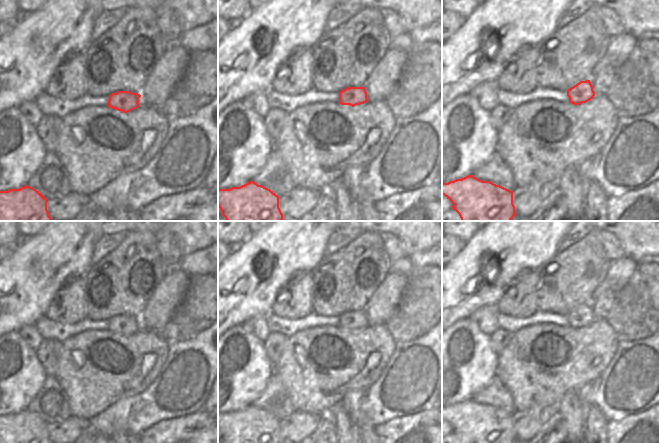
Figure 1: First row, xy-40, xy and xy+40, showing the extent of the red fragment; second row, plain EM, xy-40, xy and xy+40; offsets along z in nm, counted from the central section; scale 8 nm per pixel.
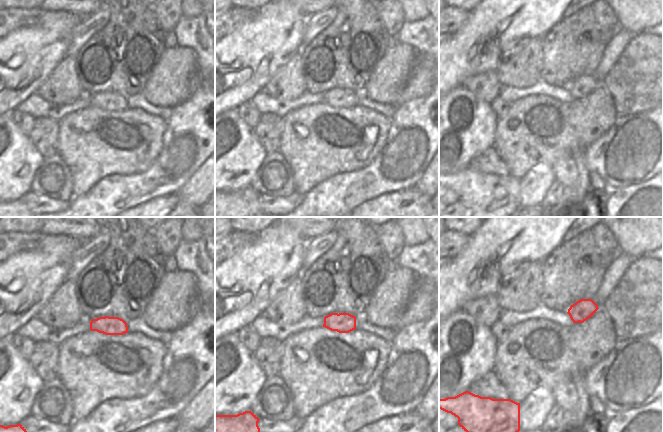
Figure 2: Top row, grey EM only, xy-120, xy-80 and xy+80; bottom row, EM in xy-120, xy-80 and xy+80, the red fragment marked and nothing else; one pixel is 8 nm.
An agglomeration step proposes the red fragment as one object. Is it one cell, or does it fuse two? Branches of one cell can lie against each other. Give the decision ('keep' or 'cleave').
cleave

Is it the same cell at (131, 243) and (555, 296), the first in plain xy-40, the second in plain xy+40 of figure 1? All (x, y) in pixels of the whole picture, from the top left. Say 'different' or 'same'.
same

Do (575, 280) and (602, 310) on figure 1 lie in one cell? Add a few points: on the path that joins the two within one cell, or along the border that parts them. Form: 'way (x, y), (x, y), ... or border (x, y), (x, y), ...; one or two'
border (605, 278), (593, 292), (593, 297), (588, 303); two

